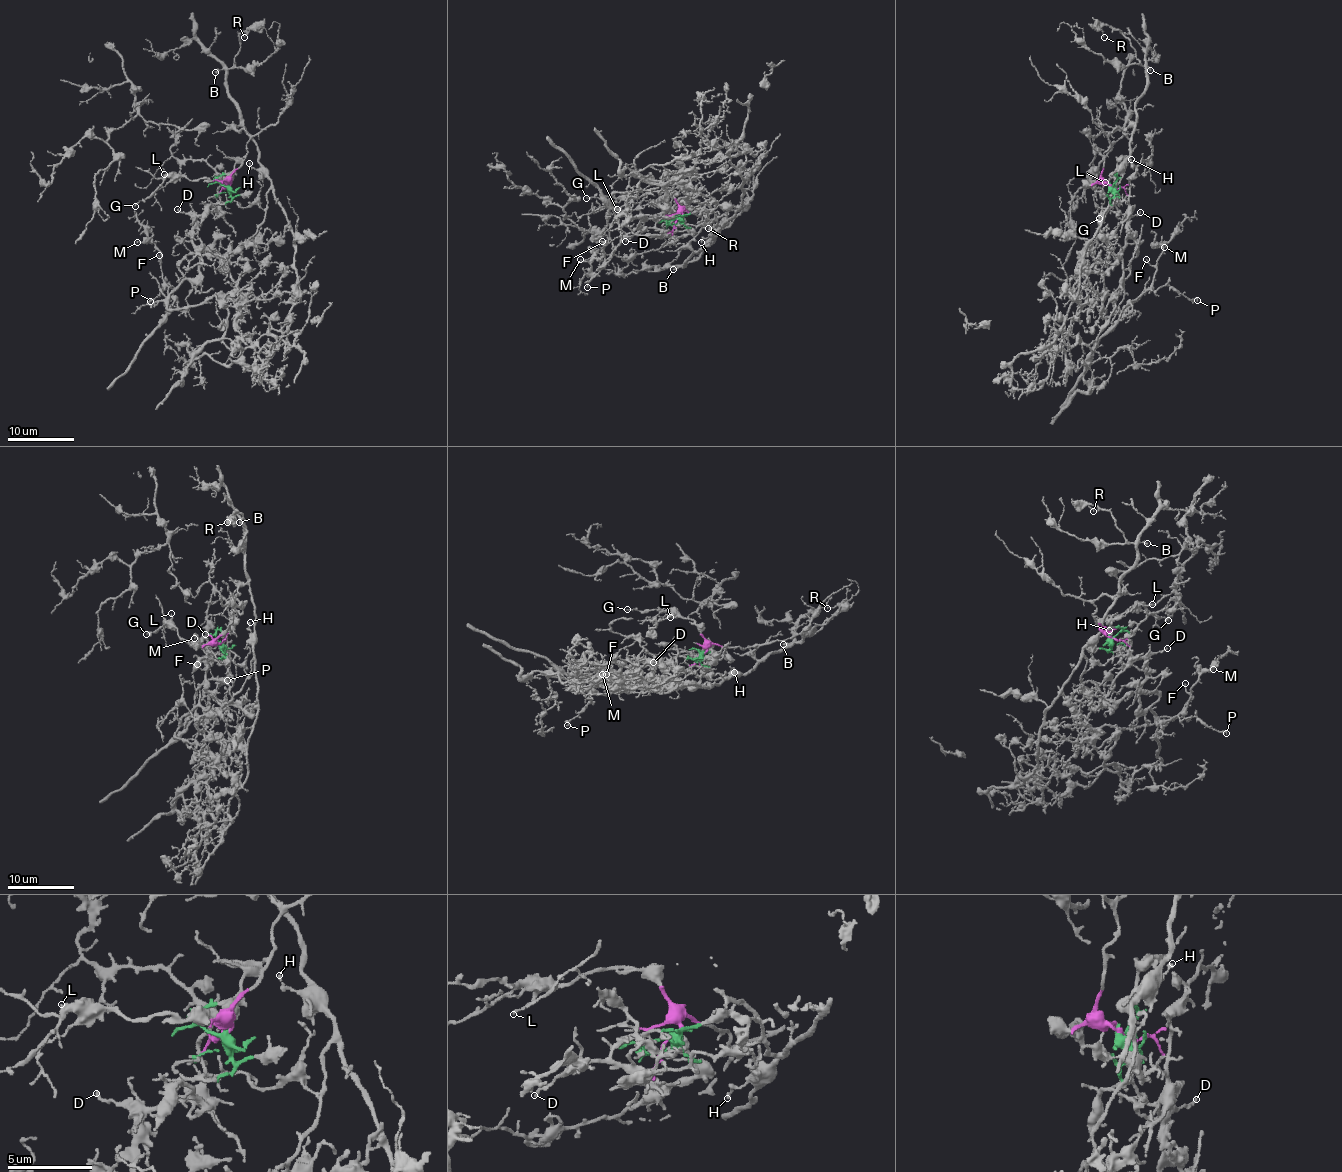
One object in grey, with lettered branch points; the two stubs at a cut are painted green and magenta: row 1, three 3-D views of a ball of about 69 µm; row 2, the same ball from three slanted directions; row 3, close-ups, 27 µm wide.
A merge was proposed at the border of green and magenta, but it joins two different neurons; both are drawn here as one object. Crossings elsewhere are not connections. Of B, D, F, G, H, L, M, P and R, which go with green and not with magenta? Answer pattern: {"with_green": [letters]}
{"with_green": ["D", "F", "M", "P"]}

